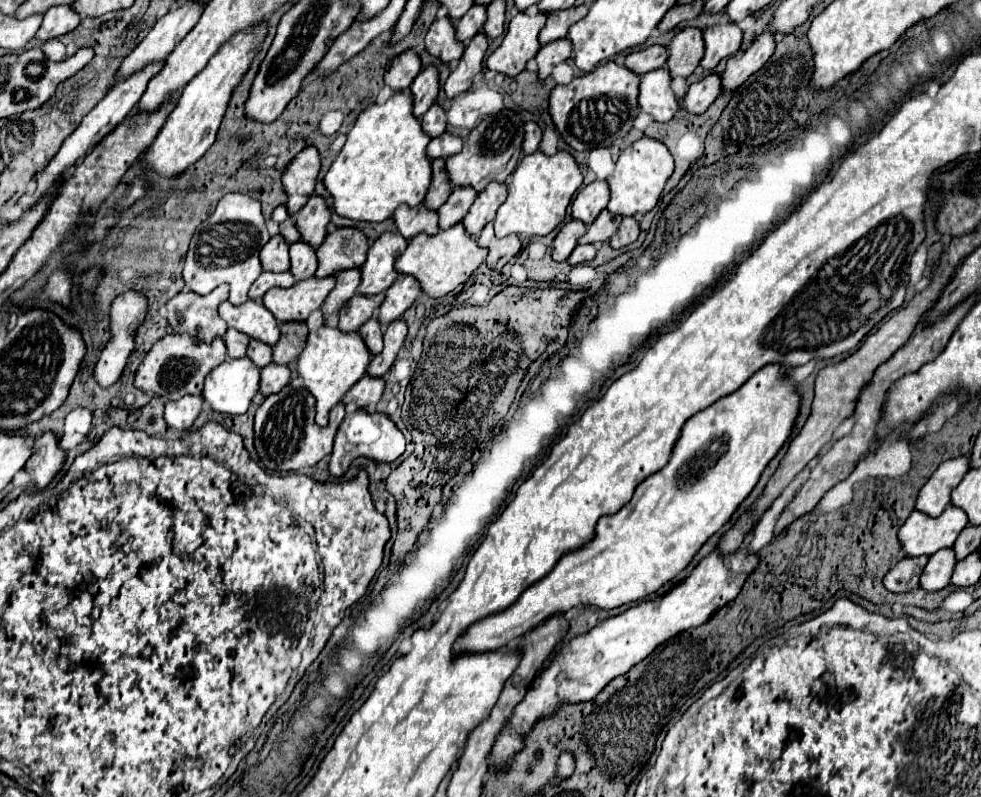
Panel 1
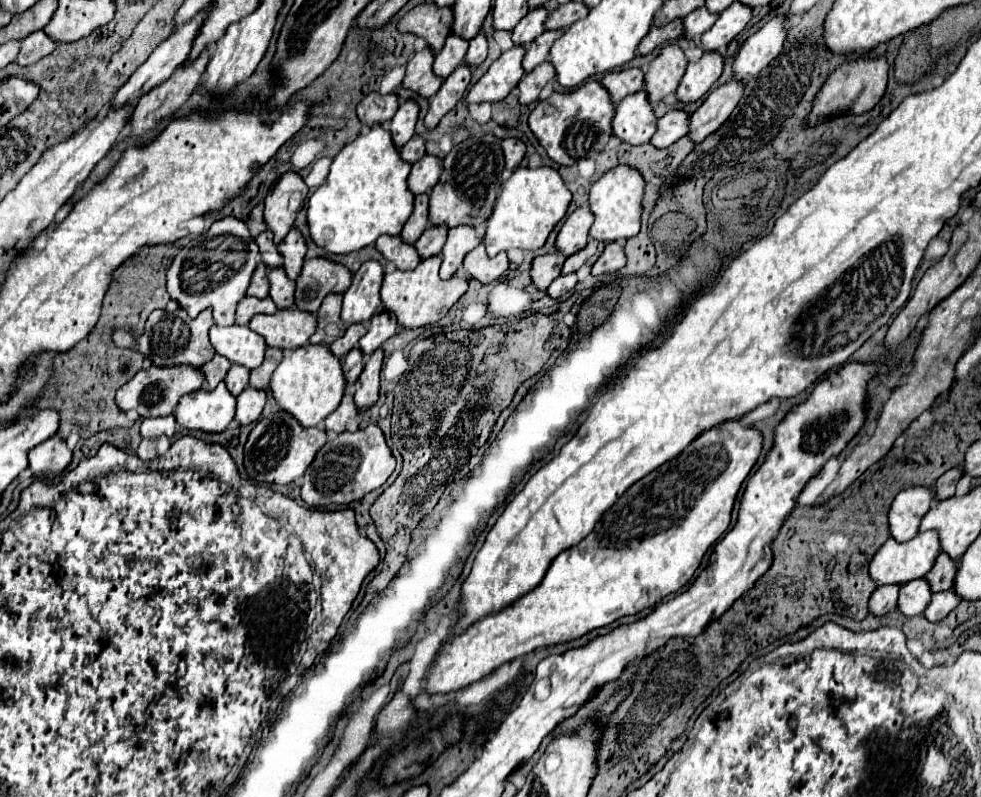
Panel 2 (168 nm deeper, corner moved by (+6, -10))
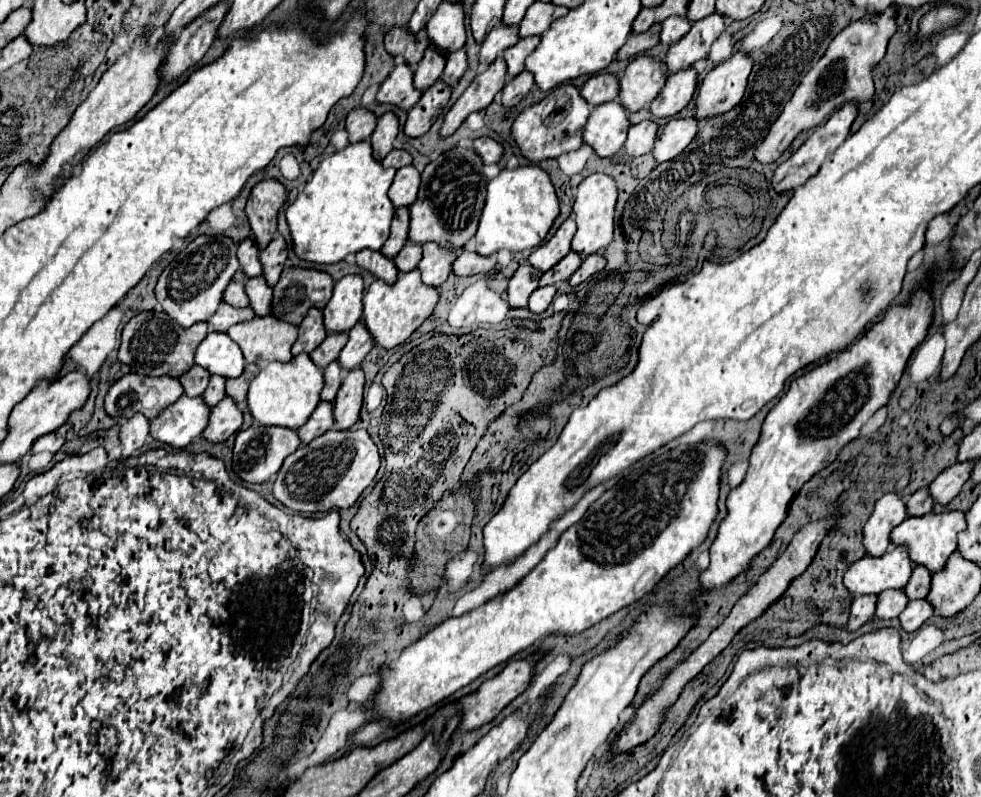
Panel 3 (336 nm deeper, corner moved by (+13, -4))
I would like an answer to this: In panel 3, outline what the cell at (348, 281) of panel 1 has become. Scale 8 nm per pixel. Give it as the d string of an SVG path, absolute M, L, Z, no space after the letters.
M310 308L306 318L300 324L300 332L298 332L298 340L294 342L292 354L310 354L314 348L318 348L320 342L324 342L324 338L328 336L326 328L324 328L324 314L320 308Z

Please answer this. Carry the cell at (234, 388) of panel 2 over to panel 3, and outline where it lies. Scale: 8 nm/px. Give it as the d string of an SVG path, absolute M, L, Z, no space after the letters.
M212 376L212 378L210 378L210 384L208 384L206 392L204 392L204 400L206 400L206 404L216 406L216 404L224 398L224 392L226 392L224 386L226 386L224 376Z

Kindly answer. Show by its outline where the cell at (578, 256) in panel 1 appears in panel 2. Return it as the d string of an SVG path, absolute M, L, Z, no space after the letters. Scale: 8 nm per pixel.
M567 274L567 276L559 276L555 278L549 288L547 288L547 296L549 298L559 298L563 294L567 294L569 290L573 290L577 284L577 276L575 274Z

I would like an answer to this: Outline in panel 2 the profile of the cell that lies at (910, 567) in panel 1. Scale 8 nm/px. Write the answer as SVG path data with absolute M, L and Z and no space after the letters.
M879 586L869 598L869 614L885 616L895 610L895 598L899 596L899 586Z

